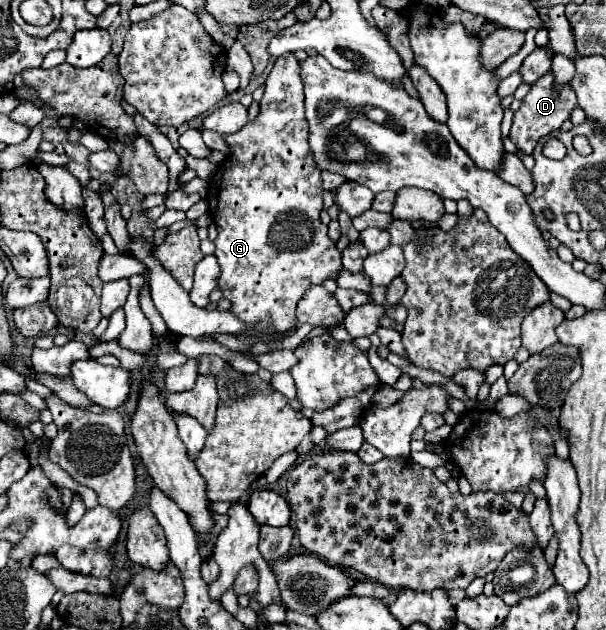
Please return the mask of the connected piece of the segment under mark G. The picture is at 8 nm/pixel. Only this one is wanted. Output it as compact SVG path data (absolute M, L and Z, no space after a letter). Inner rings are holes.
M287 53L287 55L281 55L269 77L267 77L267 87L265 87L265 95L261 99L261 109L257 113L257 117L253 121L247 121L245 127L241 127L237 133L231 133L231 135L221 135L223 141L227 143L229 147L229 155L227 155L227 161L221 163L221 167L217 169L217 173L209 179L209 193L207 193L207 201L209 201L209 213L213 215L215 219L215 225L217 225L217 239L213 241L215 243L215 257L219 259L219 265L221 265L221 277L219 277L219 289L223 293L225 299L231 301L231 313L235 317L239 317L243 323L247 323L249 329L253 329L253 333L273 333L273 331L287 331L291 327L297 325L297 317L295 317L295 307L297 307L297 301L301 299L301 295L305 293L305 289L309 285L321 285L325 279L335 279L337 271L341 269L341 253L337 251L335 243L327 237L327 225L321 223L319 219L319 213L323 209L323 187L321 187L321 171L317 171L317 167L313 167L313 155L309 151L309 143L307 143L307 135L309 135L309 129L307 129L307 123L305 123L305 115L303 115L303 83L301 83L301 65L299 65L299 59L293 55L293 53Z

